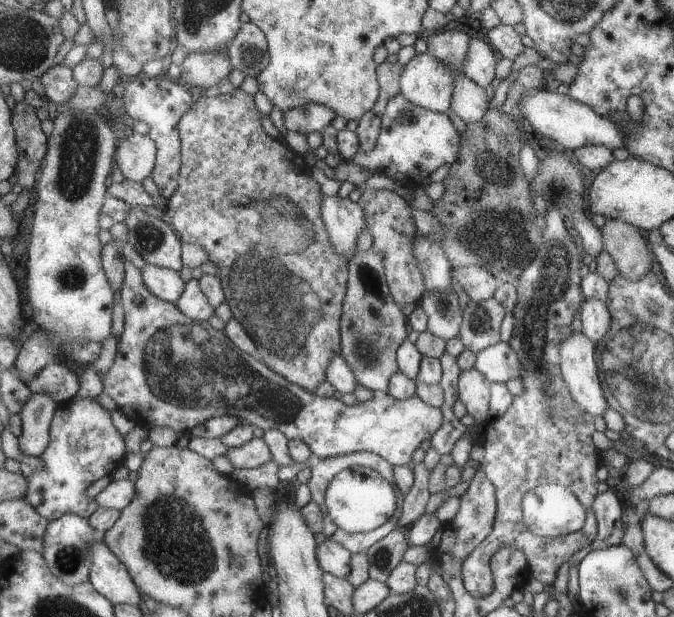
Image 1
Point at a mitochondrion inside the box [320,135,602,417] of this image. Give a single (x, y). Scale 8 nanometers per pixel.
(497, 235)

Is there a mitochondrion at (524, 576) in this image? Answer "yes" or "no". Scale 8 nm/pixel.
no

